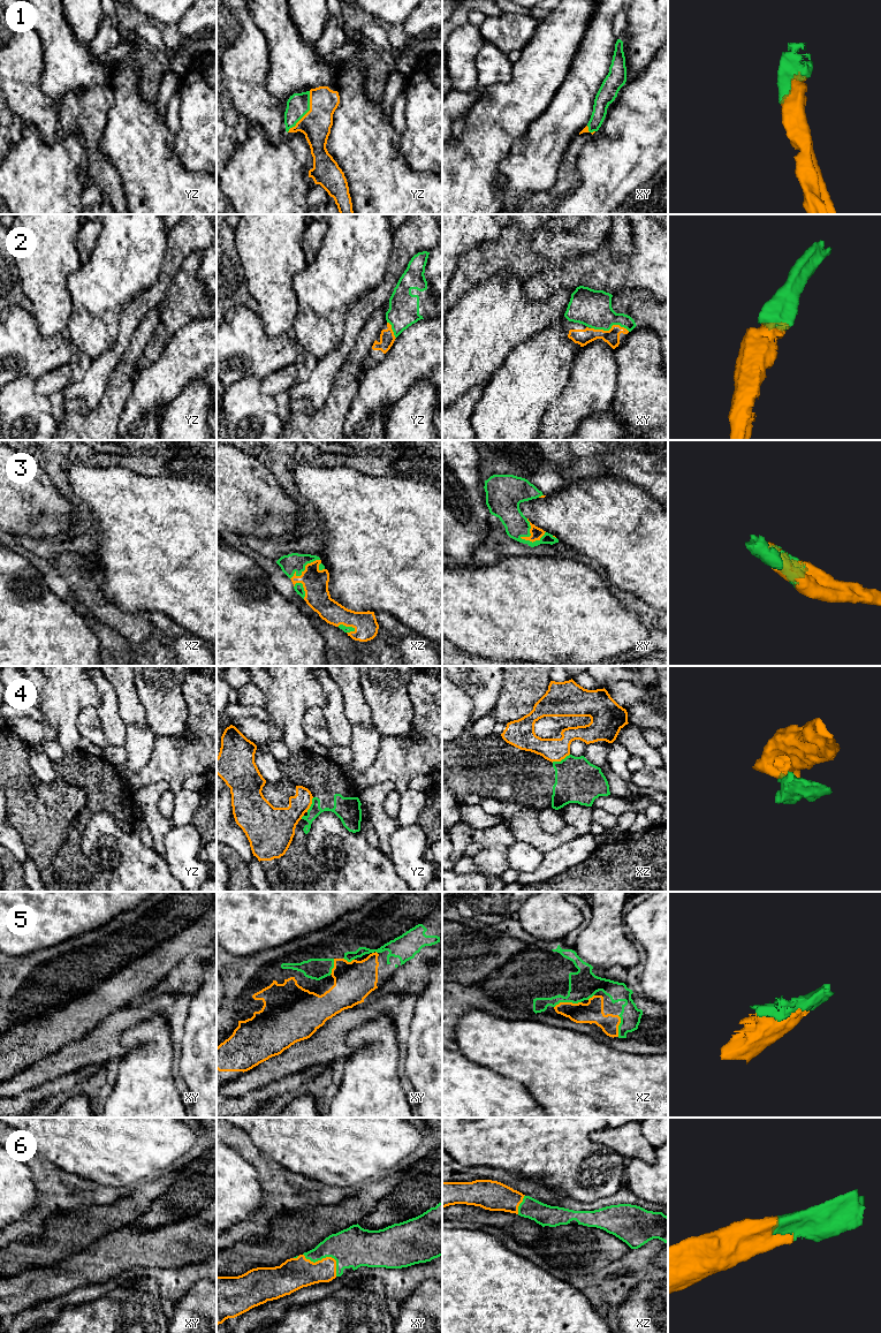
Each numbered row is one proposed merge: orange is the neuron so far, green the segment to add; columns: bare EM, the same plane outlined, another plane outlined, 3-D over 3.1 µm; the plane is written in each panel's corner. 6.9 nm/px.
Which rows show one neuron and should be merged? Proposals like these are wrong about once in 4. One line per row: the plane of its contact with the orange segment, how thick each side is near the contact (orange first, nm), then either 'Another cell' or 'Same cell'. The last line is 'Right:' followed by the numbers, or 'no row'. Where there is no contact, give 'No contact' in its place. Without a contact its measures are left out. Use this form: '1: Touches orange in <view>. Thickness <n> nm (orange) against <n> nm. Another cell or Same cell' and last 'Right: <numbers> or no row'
1: Touches orange in yz. Thickness 220 nm (orange) against 160 nm. Same cell
2: Touches orange in xy. Thickness 110 nm (orange) against 260 nm. Same cell
3: Touches orange in xy. Thickness 80 nm (orange) against 180 nm. Same cell
4: Touches orange in xz. Thickness 160 nm (orange) against 300 nm. Another cell
5: Touches orange in xz. Thickness 150 nm (orange) against 200 nm. Same cell
6: Touches orange in xy. Thickness 220 nm (orange) against 280 nm. Same cell
Right: 1, 2, 3, 5, 6

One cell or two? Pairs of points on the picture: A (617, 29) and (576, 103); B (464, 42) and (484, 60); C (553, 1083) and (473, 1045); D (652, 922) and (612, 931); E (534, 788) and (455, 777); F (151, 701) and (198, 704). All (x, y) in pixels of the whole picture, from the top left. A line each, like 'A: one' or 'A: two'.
A: two
B: two
C: one
D: two
E: one
F: two

